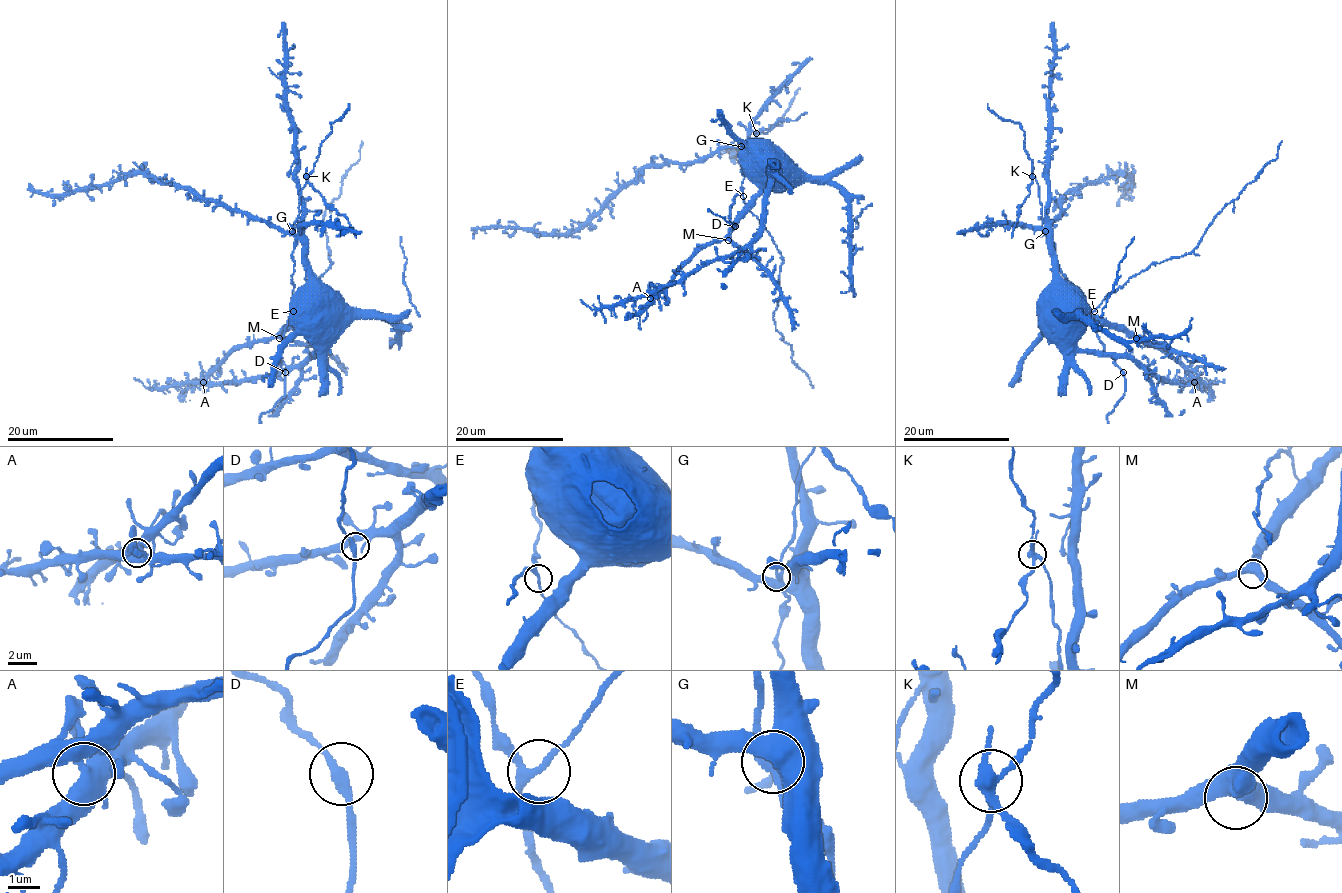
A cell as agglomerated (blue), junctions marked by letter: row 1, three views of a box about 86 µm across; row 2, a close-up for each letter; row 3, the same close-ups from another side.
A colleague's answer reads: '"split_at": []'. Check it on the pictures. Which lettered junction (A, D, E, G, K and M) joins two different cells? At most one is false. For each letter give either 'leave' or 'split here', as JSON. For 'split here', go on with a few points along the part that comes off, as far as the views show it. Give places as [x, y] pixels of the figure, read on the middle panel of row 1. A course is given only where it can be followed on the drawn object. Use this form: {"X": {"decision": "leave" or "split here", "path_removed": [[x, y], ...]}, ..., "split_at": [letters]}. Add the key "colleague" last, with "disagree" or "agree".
{"A": {"decision": "leave"}, "D": {"decision": "leave"}, "E": {"decision": "leave"}, "G": {"decision": "leave"}, "K": {"decision": "split here", "path_removed": [[756, 133], [769, 131], [778, 122], [798, 118], [807, 112]]}, "M": {"decision": "leave"}, "split_at": ["K"], "colleague": "disagree"}

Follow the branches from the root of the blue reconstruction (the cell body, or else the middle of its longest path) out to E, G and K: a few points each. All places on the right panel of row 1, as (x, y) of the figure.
E: (1057, 303), (1053, 243), (1049, 239), (1054, 247), (1059, 271), (1079, 290), (1086, 304), (1094, 311)
G: (1057, 303), (1053, 242), (1045, 231)
K: (1057, 303), (1050, 227), (1042, 217), (1039, 187), (1031, 177)

